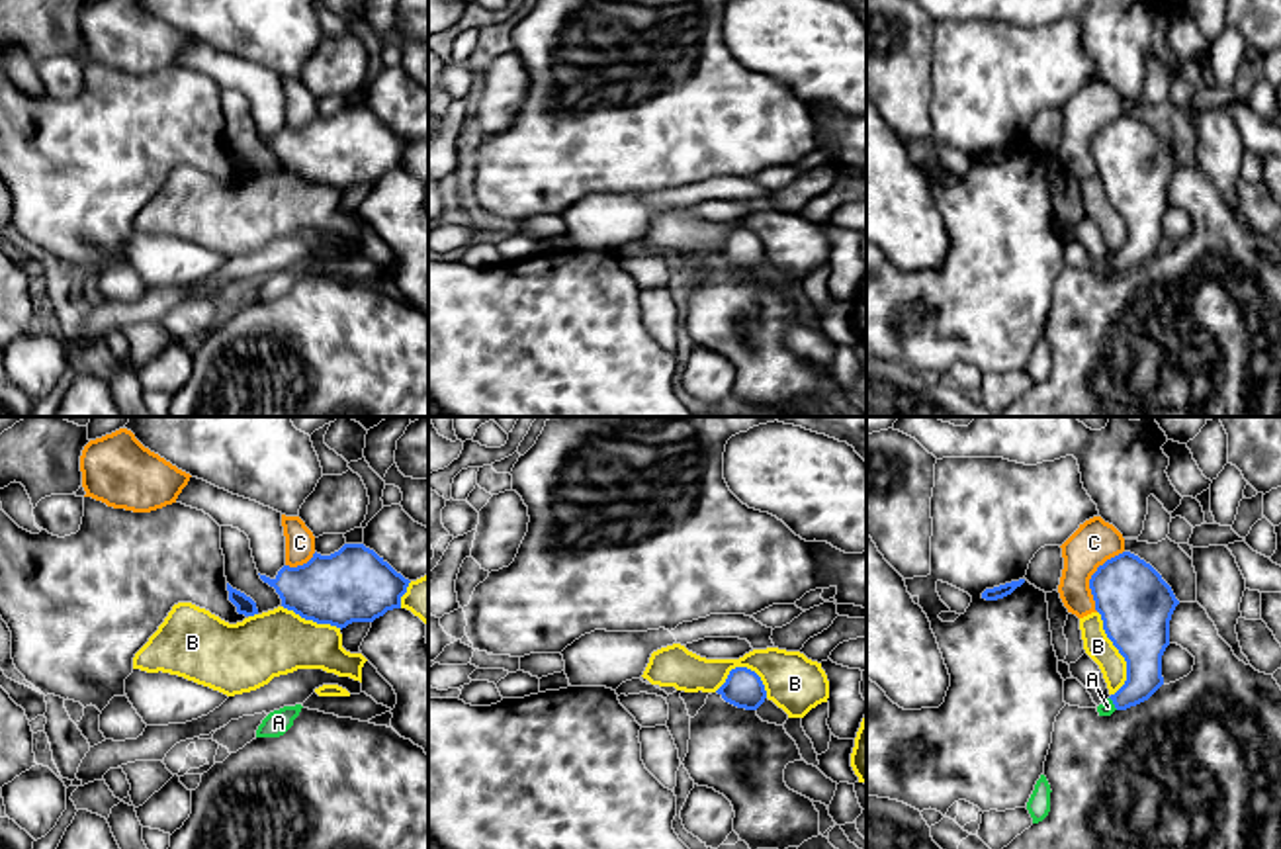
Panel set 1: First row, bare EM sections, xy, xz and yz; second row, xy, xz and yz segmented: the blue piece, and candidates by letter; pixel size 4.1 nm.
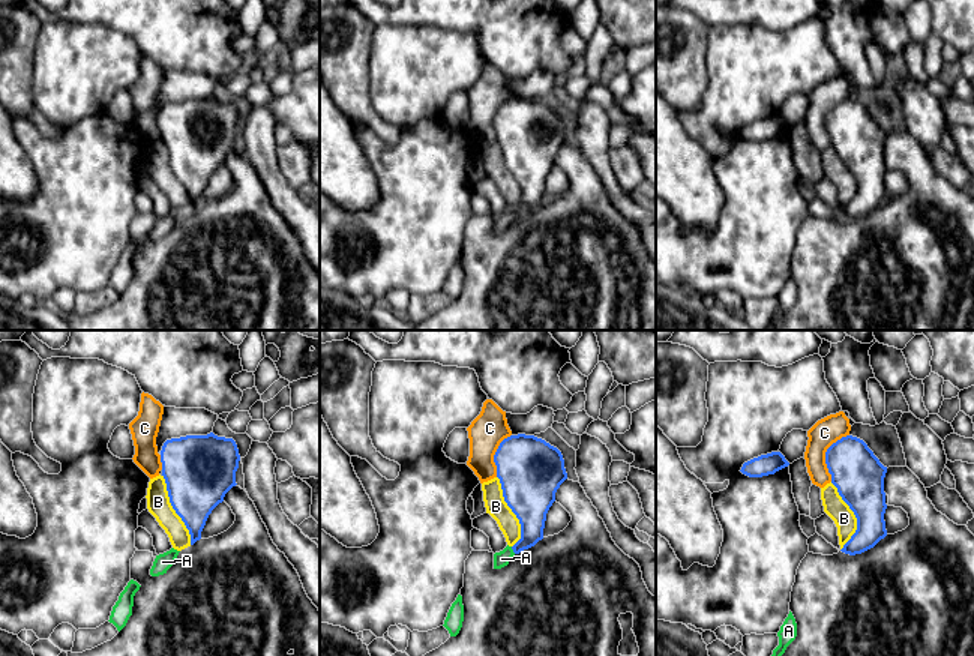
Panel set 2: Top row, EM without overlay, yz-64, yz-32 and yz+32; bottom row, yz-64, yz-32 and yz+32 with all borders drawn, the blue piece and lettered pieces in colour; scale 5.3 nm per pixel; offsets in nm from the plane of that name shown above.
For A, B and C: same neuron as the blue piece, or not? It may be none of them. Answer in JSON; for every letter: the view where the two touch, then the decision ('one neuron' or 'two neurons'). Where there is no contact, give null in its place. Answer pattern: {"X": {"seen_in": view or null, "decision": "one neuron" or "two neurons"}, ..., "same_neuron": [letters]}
{"A": {"seen_in": "yz", "decision": "one neuron"}, "B": {"seen_in": "yz", "decision": "two neurons"}, "C": {"seen_in": "yz", "decision": "two neurons"}, "same_neuron": ["A"]}

